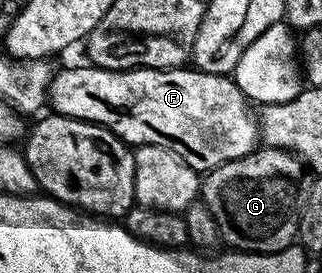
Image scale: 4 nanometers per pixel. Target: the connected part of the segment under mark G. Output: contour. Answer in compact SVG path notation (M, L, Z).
M256 148L232 162L223 162L201 178L201 200L217 220L220 239L232 251L276 254L287 250L299 232L305 166L287 150Z

